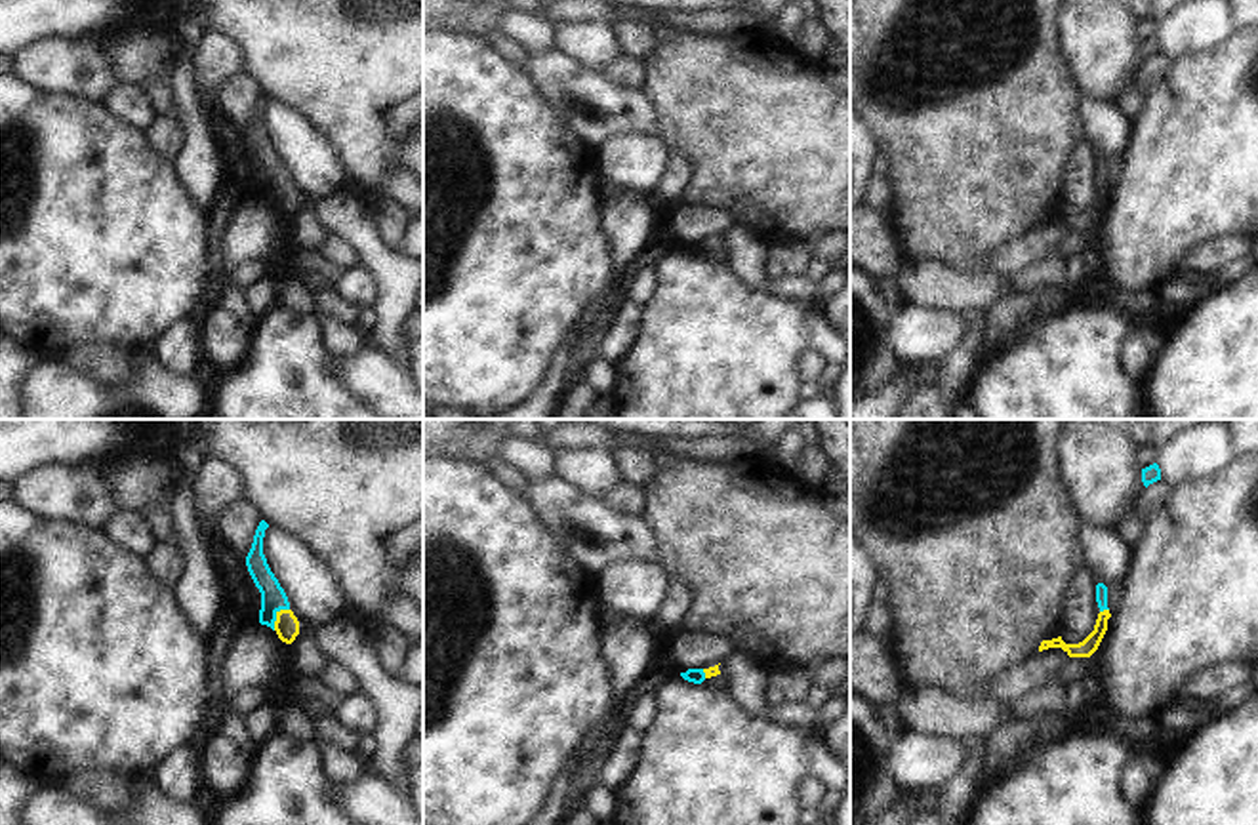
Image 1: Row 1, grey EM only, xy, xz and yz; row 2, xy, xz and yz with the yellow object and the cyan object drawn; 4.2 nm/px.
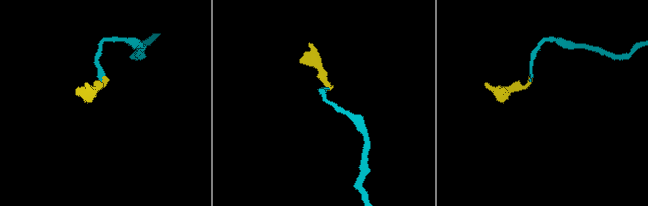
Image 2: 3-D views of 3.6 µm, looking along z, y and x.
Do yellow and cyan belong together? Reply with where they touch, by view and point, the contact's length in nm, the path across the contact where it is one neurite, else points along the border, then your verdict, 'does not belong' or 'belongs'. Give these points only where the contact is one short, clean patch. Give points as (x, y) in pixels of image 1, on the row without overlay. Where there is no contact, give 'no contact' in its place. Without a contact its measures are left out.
contact xy (277, 189); length 120 nm; way xy (286, 199), (277, 189), (273, 172); belongs

